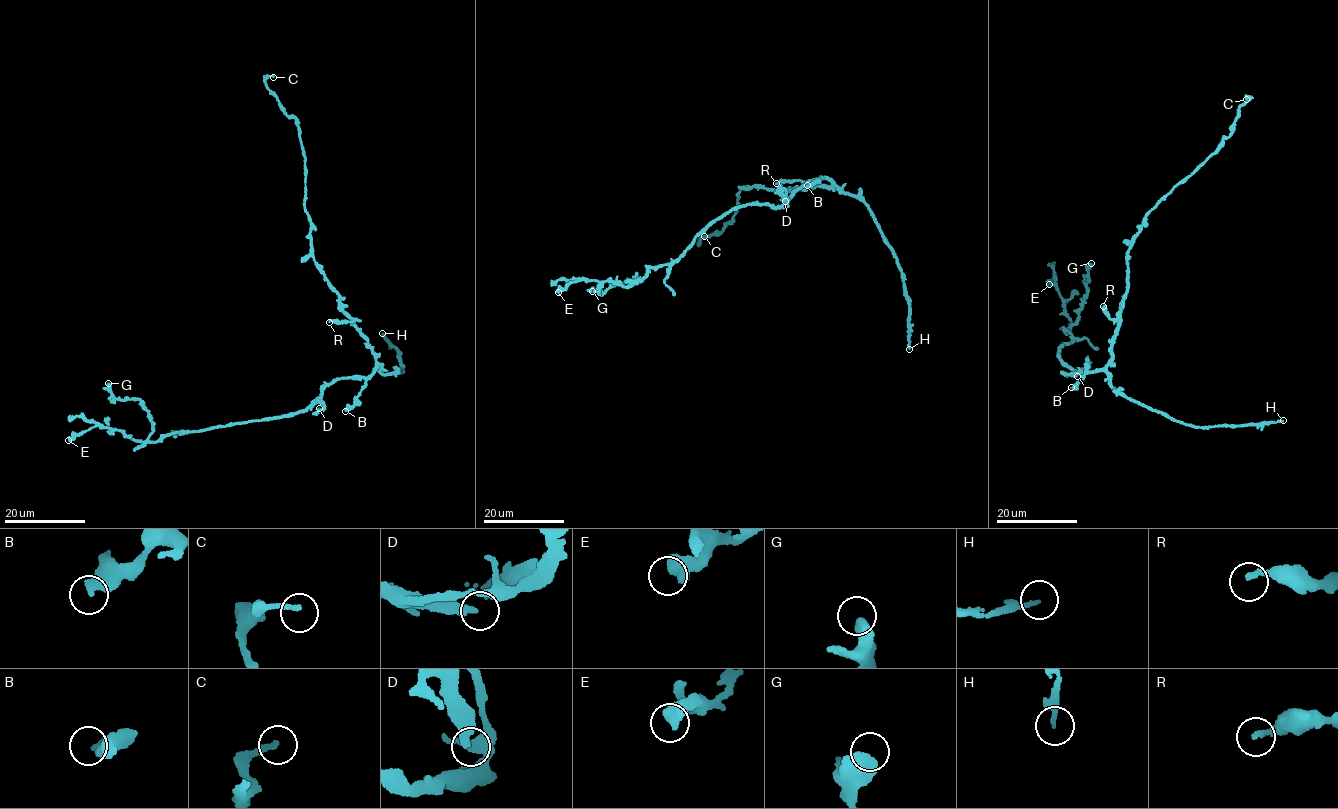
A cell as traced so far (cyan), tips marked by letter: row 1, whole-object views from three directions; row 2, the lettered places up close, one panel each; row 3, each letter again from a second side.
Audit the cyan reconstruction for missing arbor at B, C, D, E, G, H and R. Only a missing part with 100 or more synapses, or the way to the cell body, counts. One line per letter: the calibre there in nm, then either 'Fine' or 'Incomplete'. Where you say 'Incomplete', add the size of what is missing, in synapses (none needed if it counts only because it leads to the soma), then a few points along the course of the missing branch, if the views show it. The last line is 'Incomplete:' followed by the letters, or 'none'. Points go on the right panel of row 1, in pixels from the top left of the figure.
B: Thickness 360 nm. Fine
C: Thickness 190 nm. Fine
D: Thickness 320 nm. Fine
E: Thickness 550 nm. Fine
G: Thickness 550 nm. Fine
H: Thickness 170 nm. Incomplete. Roughly 140 synapses
R: Thickness 200 nm. Fine
Incomplete: H

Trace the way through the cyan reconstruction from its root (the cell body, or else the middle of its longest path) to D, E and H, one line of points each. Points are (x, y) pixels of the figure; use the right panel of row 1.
D: (1093, 371), (1086, 367), (1086, 359), (1087, 369), (1065, 375), (1077, 376)
E: (1093, 371), (1086, 359), (1087, 369), (1077, 371), (1057, 355), (1072, 337), (1057, 286), (1049, 284)
H: (1093, 371), (1104, 371), (1109, 384), (1127, 397), (1195, 427), (1283, 420)

